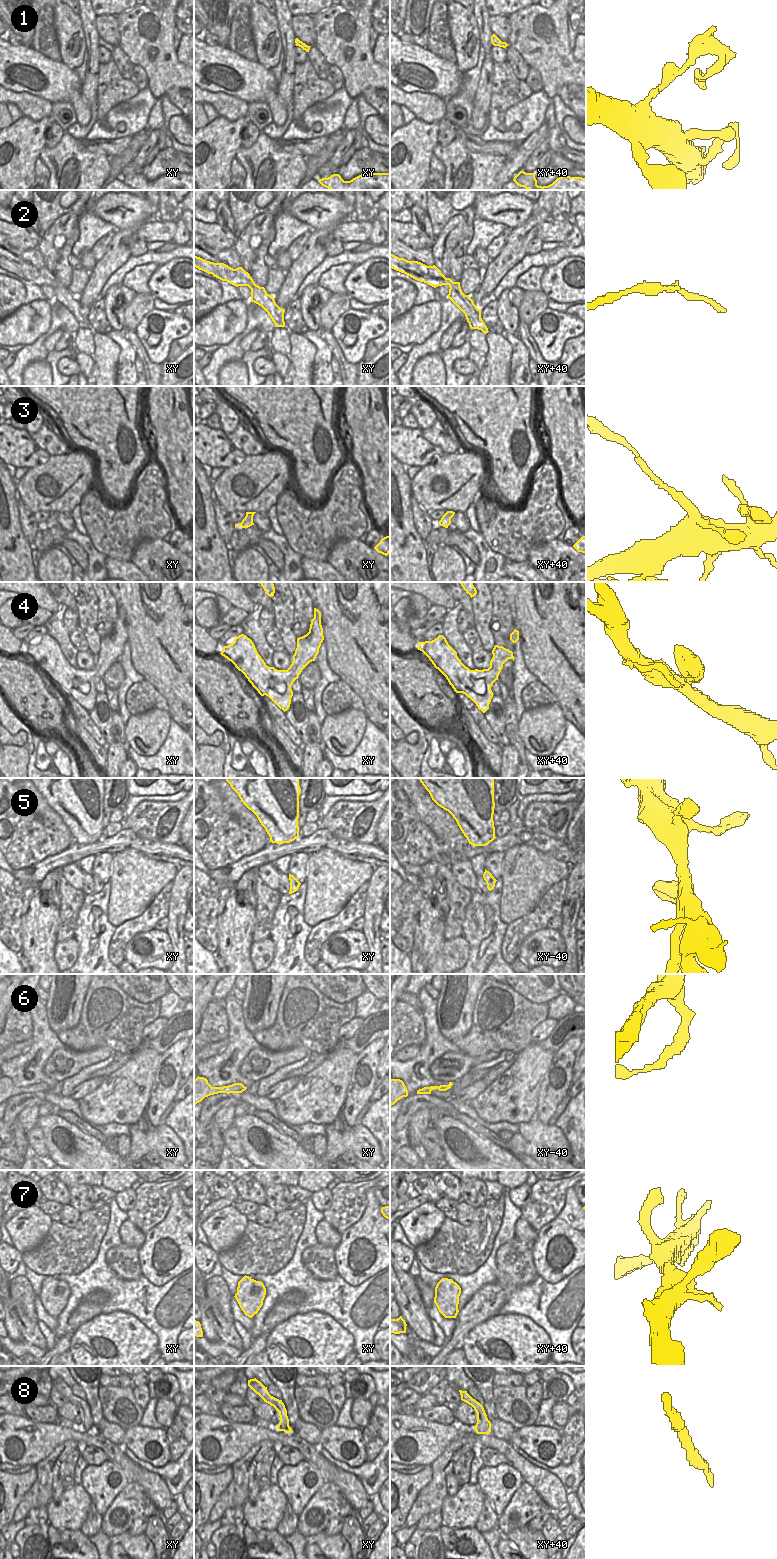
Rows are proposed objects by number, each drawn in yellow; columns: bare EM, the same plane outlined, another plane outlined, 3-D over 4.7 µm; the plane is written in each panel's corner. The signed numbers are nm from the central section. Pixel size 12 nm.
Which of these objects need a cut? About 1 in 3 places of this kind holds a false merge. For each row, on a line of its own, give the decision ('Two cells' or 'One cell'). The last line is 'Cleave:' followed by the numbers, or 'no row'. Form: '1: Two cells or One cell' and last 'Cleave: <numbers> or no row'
1: Two cells
2: One cell
3: Two cells
4: One cell
5: One cell
6: Two cells
7: One cell
8: One cell
Cleave: 1, 3, 6.

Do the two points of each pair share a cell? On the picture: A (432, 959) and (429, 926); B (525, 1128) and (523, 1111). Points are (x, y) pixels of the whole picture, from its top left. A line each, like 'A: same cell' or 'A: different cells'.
A: same cell
B: different cells

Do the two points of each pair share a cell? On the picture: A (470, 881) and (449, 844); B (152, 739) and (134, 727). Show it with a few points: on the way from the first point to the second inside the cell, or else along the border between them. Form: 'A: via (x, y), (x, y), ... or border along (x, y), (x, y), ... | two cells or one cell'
A: via (464, 872), (455, 860), (454, 853) | one cell
B: via (148, 735), (138, 728) | one cell

